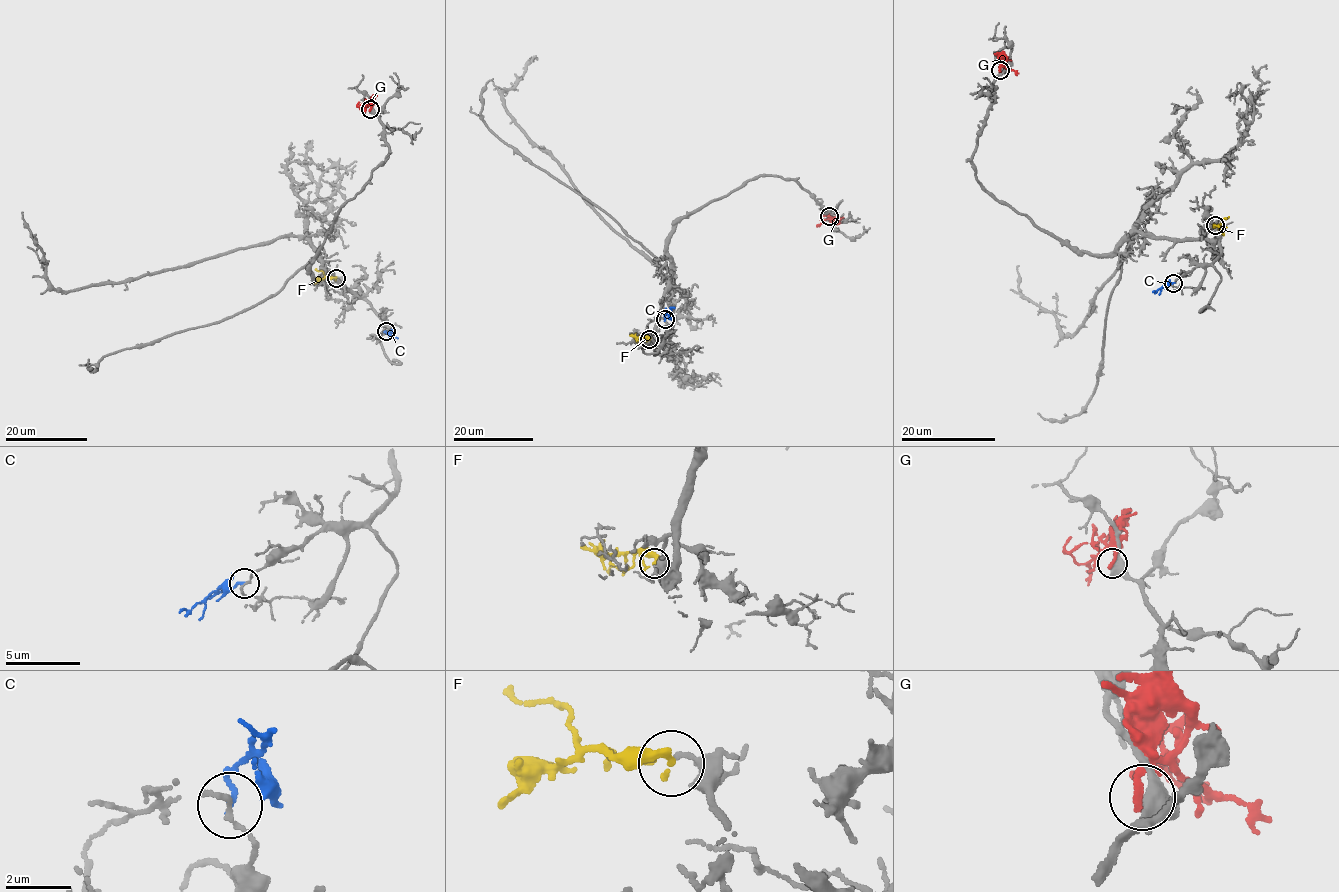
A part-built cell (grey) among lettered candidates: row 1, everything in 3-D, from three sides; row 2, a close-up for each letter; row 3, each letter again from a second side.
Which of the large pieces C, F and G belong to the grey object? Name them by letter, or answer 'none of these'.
none of these

